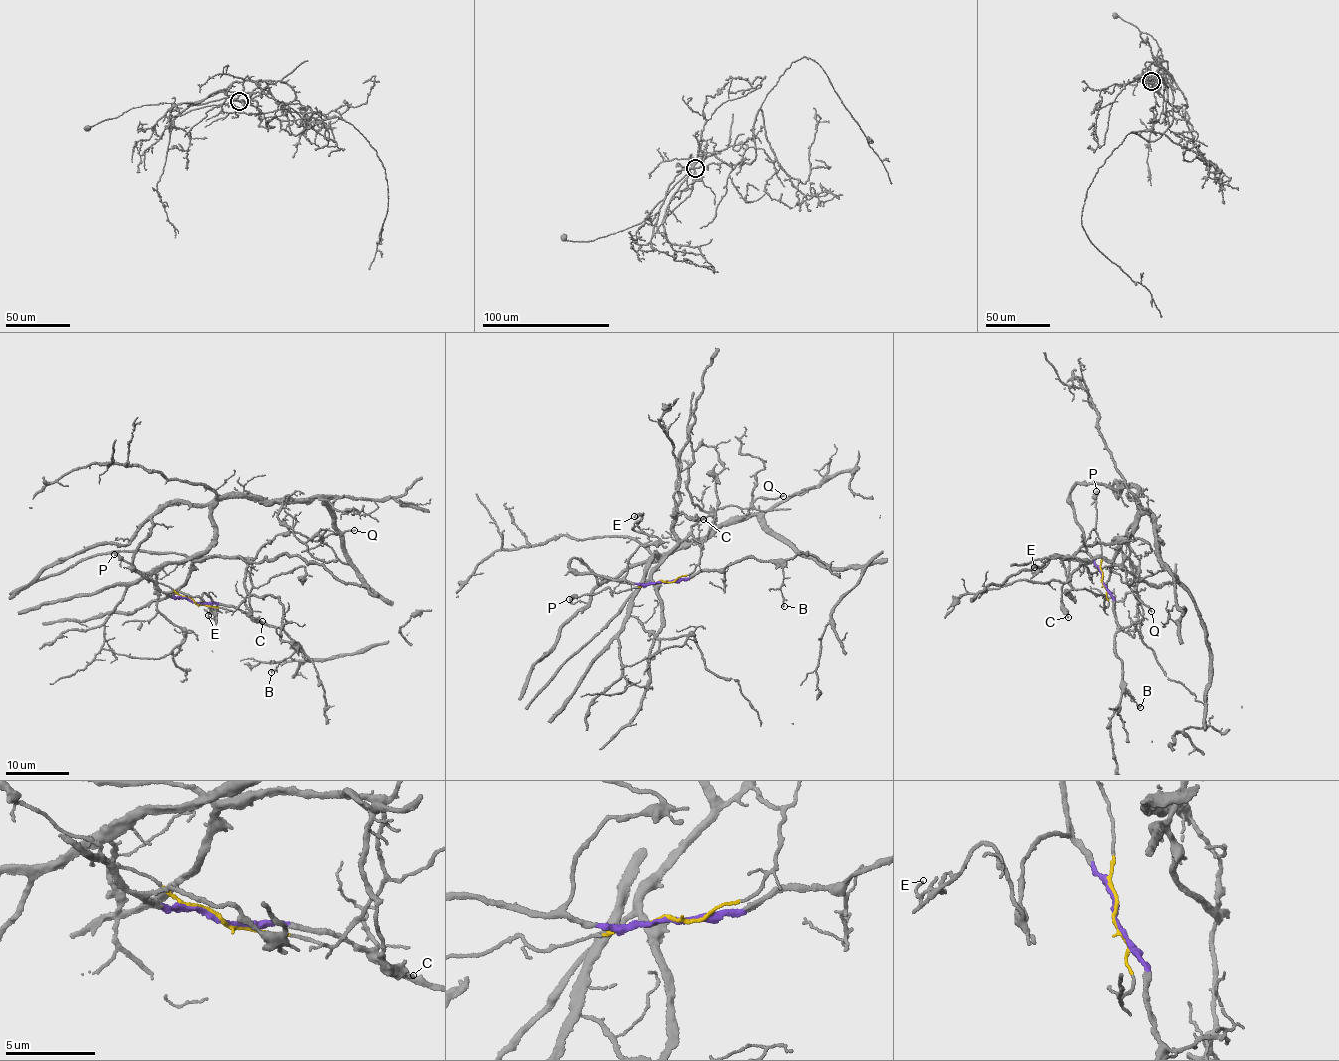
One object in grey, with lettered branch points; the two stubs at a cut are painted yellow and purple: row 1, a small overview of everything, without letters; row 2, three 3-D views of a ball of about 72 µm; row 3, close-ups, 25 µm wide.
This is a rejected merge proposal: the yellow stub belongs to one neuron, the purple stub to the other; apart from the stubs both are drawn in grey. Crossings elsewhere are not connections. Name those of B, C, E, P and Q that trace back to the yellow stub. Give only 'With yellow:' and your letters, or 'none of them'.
With yellow: C, P, Q

